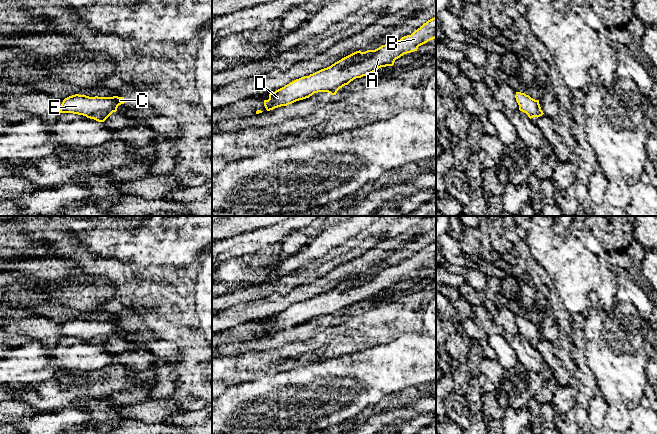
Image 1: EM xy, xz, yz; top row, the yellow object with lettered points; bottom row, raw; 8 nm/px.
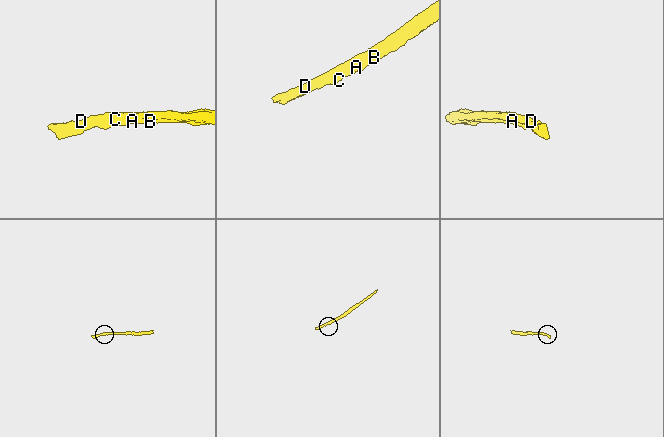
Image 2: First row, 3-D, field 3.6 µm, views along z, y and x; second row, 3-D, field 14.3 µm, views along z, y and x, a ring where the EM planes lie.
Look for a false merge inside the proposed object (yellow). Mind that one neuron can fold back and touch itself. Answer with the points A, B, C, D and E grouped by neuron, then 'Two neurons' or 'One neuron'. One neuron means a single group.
Groups: A B C D E. One neuron

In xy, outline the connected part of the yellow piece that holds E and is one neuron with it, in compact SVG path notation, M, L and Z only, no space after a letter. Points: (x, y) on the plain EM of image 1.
M75 318L65 322L60 330L60 337L73 337L86 340L98 346L104 346L119 329L124 328L124 321L89 321Z

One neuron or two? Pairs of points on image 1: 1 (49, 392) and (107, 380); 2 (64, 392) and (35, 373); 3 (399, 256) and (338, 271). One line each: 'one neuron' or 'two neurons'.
1: one neuron
2: two neurons
3: two neurons

